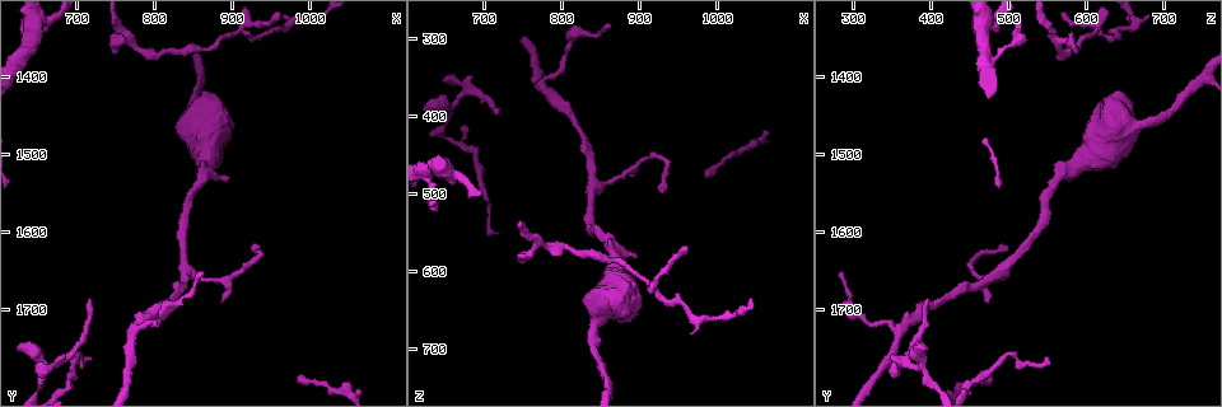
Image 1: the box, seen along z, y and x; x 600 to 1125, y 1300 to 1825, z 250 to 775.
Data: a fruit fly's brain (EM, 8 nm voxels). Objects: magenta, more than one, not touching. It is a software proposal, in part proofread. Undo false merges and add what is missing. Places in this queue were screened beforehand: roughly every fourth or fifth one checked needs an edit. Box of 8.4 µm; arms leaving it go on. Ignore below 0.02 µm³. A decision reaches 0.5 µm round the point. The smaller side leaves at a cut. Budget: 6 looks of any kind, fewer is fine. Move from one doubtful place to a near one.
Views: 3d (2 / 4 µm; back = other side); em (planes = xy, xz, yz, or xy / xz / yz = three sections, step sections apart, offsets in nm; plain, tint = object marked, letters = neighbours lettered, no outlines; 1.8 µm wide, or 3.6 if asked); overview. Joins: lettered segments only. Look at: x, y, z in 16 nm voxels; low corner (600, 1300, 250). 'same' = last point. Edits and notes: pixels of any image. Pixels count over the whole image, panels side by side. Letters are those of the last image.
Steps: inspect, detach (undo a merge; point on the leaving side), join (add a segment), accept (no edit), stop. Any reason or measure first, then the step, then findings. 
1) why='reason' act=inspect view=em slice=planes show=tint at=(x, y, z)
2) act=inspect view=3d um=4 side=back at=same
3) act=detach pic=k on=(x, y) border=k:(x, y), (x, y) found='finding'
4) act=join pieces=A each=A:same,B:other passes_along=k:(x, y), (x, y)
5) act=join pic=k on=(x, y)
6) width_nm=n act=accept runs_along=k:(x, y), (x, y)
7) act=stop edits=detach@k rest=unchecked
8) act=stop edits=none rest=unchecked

act=inspect view=3d um=2 at=(745, 1365, 590)

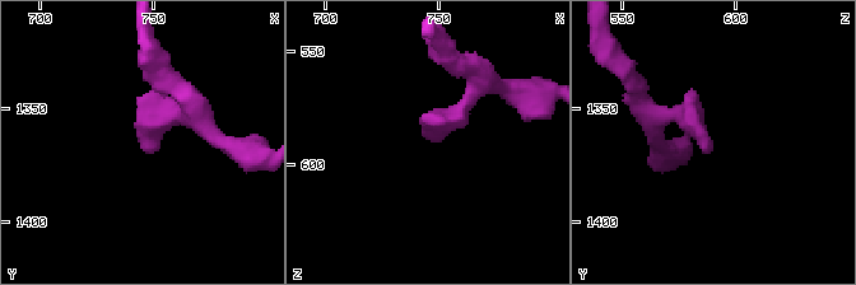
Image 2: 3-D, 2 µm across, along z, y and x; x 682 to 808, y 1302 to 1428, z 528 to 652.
why='now the EM' act=inspect view=em slice=planes show=tint at=(748, 1368, 590)

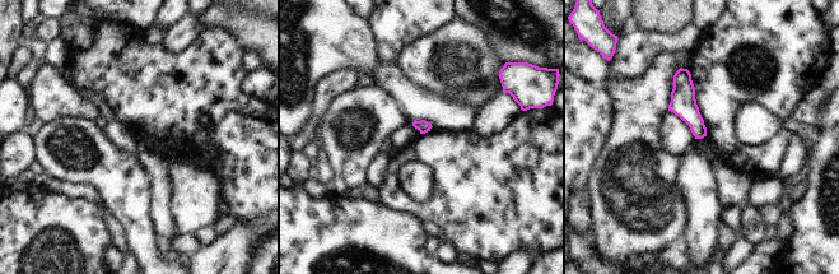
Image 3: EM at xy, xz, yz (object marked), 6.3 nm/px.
act=inspect view=em slice=planes show=letters at=same

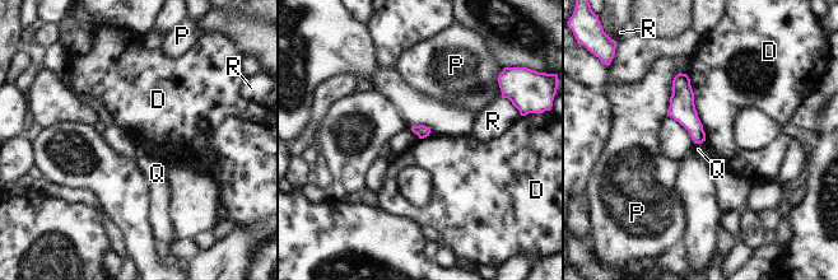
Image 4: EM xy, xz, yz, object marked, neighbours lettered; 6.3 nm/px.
act=accept each=D:other,P:other,Q:other,R:other runs_along=4:(680, 76), (681, 108), (698, 140) found='none of them fits'

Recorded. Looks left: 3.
why='calibre changes' act=inspect view=3d um=4 at=(845, 1465, 670)

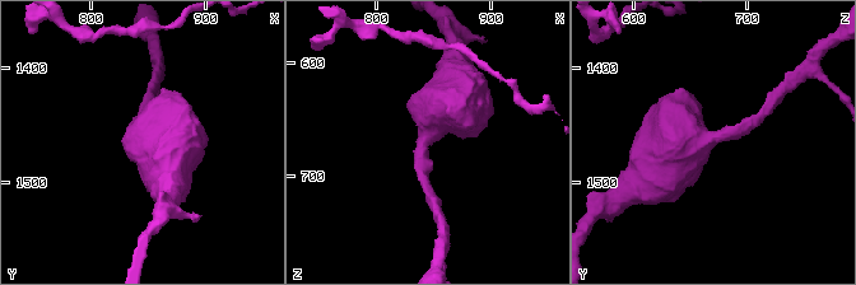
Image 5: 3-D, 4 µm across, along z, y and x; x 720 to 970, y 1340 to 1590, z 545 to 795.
act=inspect view=em um=3.6 slice=planes show=letters at=(846, 1466, 670)

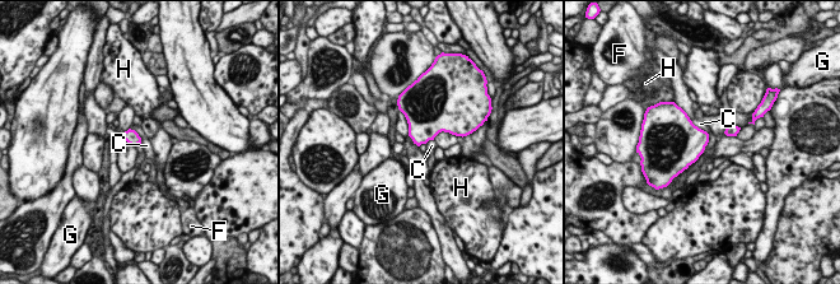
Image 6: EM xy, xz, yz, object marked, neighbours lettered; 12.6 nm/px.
act=accept each=C:other,F:other,G:other,H:other border=6:(690, 120), (708, 134) found='continuous, no second neuron'

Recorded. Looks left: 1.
why='thin end' act=inspect view=em slice=planes show=letters at=(720, 1760, 550)

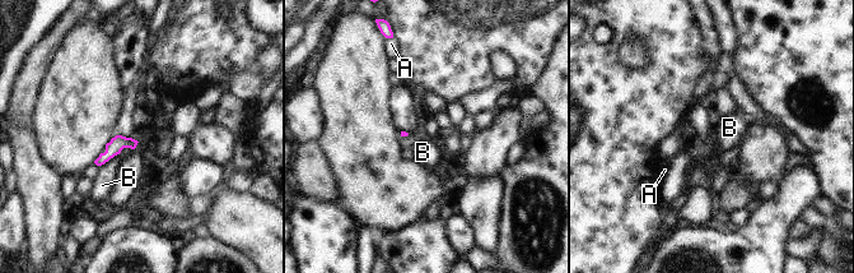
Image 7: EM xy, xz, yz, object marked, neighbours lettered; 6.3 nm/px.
act=accept each=A:other,B:other border=7:(120, 152), (99, 166) found='none of them fits'

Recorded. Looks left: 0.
act=stop edits=none rest=unchecked

